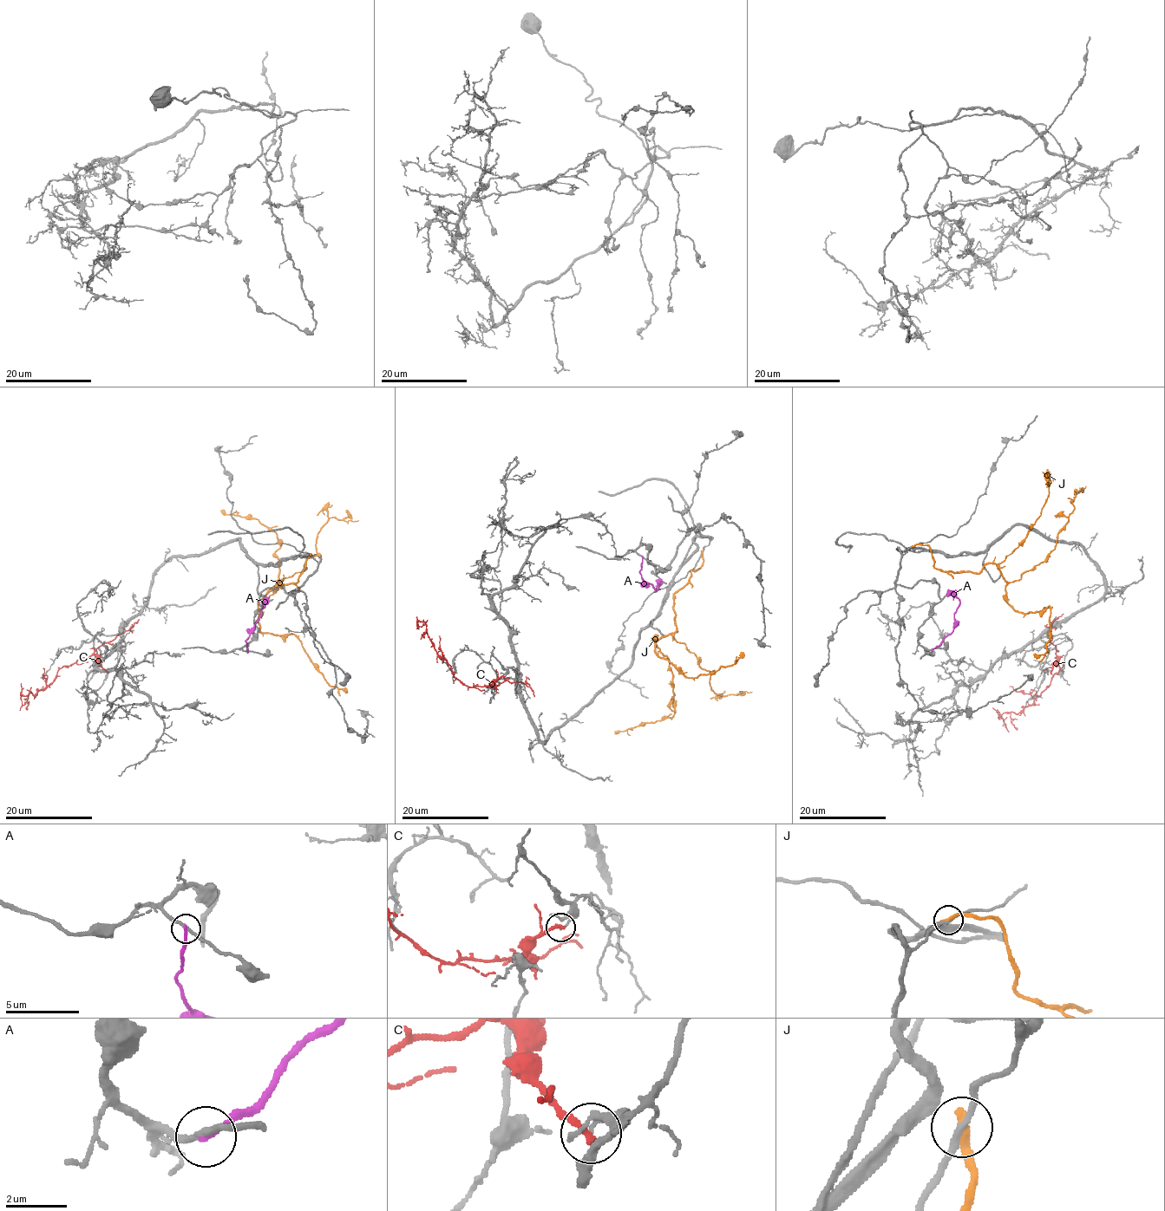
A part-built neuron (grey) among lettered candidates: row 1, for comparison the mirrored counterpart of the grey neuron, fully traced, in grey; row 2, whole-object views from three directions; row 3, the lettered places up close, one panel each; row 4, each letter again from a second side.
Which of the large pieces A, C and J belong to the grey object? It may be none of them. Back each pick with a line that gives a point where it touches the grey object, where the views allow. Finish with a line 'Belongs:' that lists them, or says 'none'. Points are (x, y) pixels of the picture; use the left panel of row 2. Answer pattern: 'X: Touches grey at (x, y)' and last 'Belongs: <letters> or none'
Belongs: none

